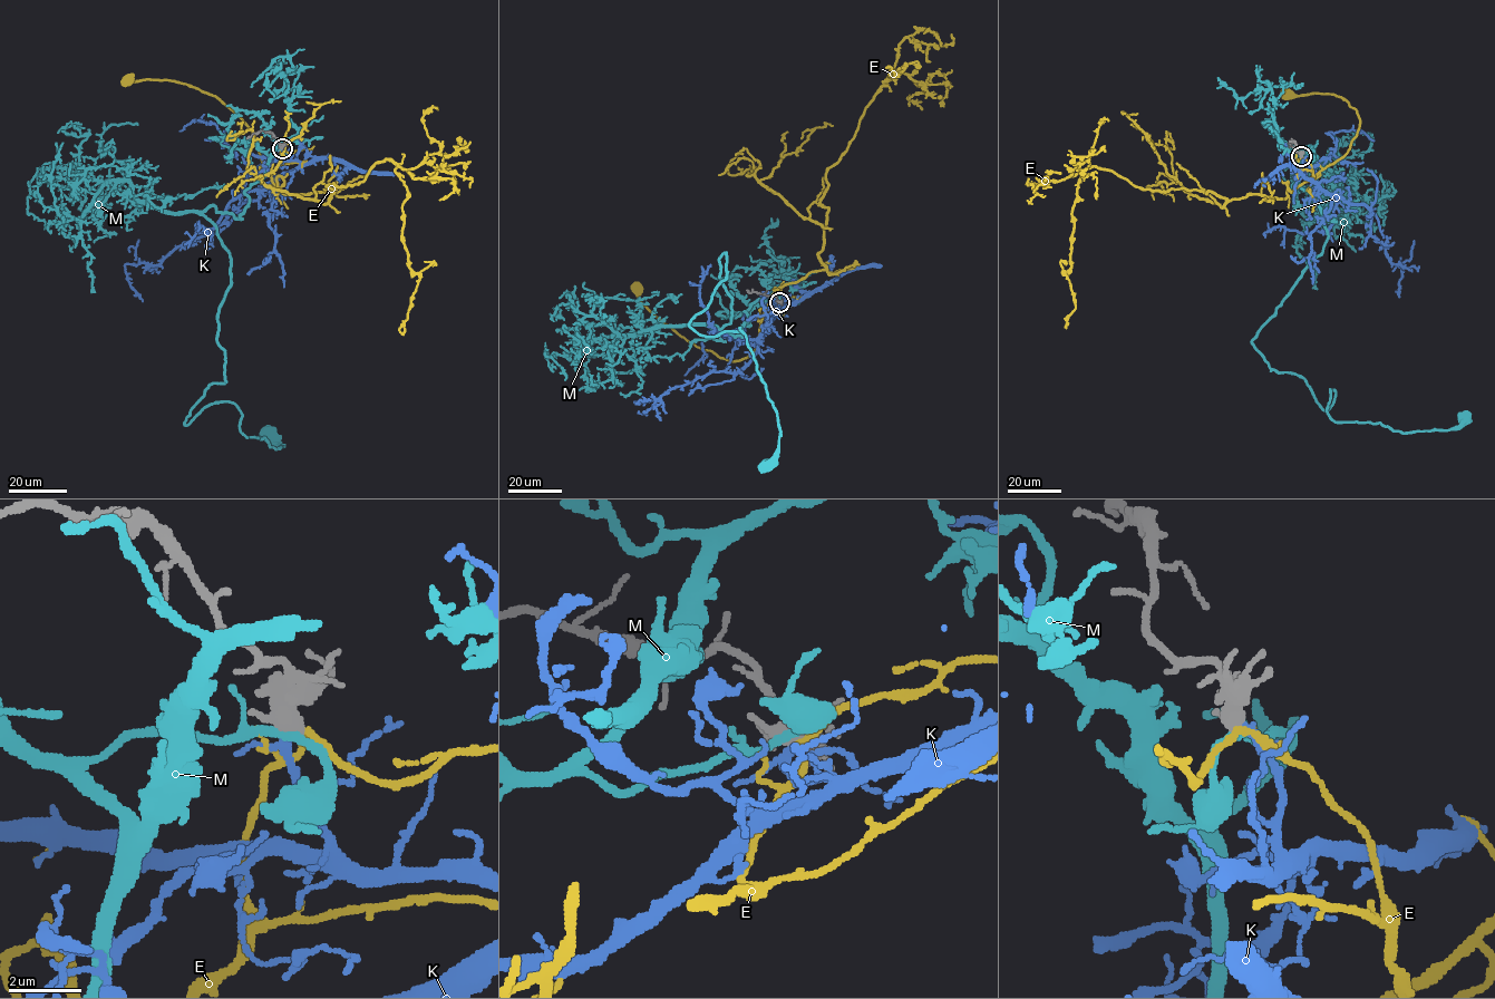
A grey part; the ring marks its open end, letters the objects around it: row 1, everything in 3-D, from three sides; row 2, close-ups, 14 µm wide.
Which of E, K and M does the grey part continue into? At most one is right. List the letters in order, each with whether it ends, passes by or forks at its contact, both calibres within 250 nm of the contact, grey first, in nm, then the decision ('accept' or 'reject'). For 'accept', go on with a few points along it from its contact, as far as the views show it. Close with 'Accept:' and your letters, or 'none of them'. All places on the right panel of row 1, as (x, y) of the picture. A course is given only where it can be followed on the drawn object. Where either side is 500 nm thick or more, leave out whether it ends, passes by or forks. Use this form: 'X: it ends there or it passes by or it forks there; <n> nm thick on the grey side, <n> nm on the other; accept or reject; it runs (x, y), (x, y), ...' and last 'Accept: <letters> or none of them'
E: it passes by; 420 nm thick on the grey side, 170 nm on the other; reject
K: it passes by; 480 nm thick on the grey side, 160 nm on the other; accept; it runs (1302, 156), (1304, 166), (1300, 172), (1370, 211), (1370, 234), (1392, 263), (1400, 263), (1399, 297)
M: it passes by; 440 nm thick on the grey side, 200 nm on the other; reject
Accept: K

